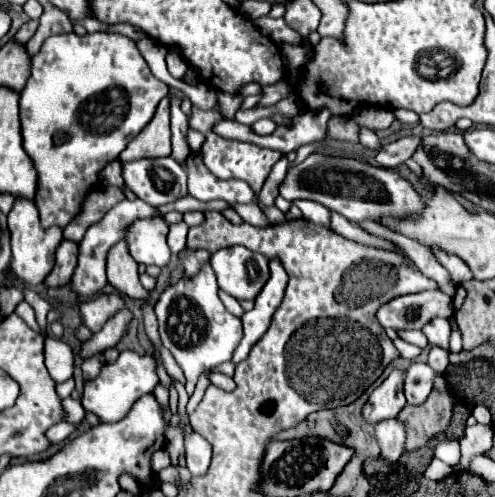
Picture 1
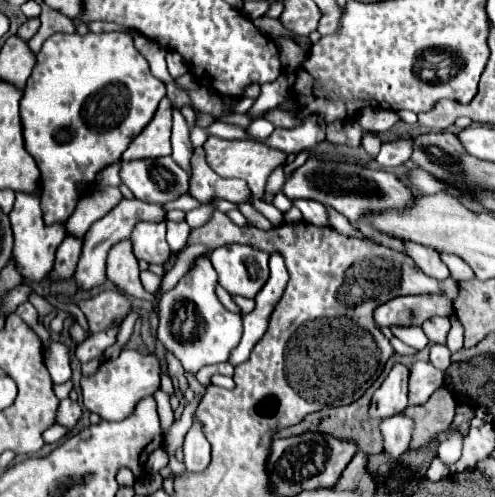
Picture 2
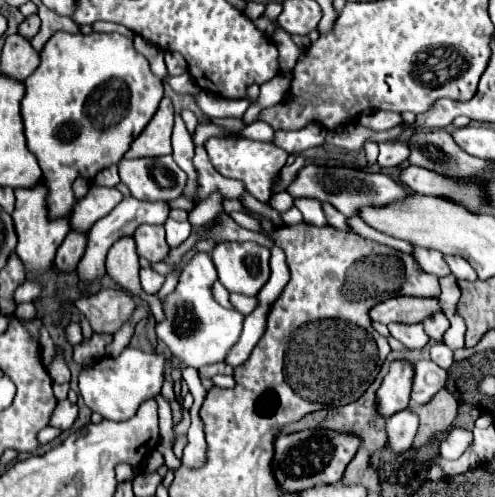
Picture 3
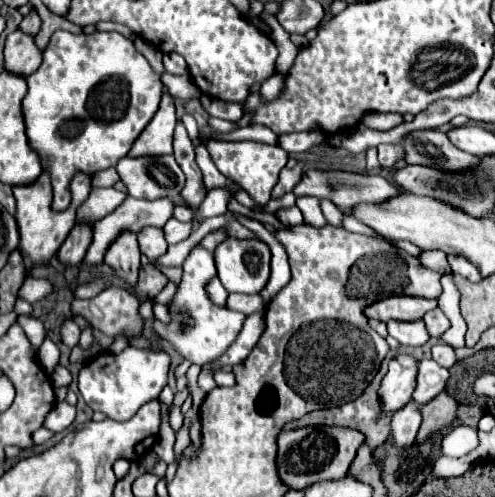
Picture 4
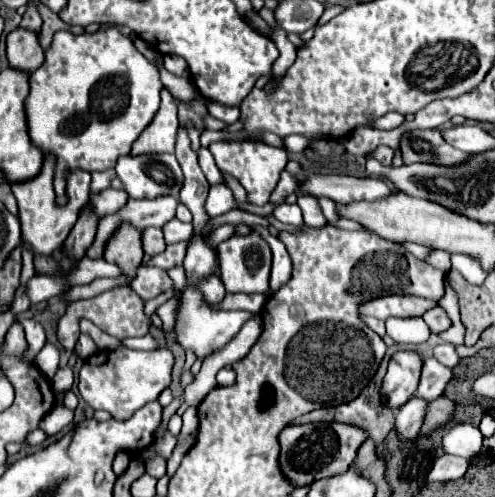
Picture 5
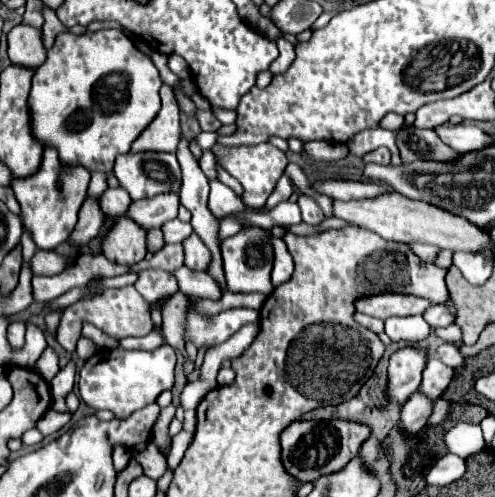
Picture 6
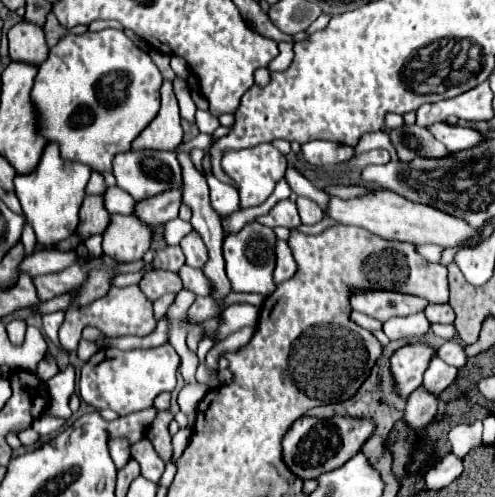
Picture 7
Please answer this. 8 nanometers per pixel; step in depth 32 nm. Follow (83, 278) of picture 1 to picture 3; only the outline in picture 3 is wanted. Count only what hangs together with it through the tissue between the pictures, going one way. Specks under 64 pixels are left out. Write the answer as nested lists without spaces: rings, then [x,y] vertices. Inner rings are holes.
[[[124,198],[108,216],[104,216],[102,220],[98,220],[90,230],[88,230],[88,244],[84,250],[84,256],[78,264],[78,278],[90,286],[94,282],[100,282],[106,276],[106,254],[110,250],[110,246],[120,240],[122,236],[132,236],[132,232],[136,230],[136,226],[140,224],[164,224],[168,220],[168,202],[144,202],[144,200],[136,200],[136,198]]]

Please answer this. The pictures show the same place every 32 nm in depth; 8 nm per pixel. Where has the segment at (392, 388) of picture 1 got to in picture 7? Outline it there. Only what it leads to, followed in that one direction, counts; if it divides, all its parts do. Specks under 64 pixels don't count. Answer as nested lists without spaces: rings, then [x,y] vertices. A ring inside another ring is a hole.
[[[408,344],[392,354],[390,372],[400,398],[408,398],[422,384],[422,374],[428,368],[430,356],[432,348],[428,344]]]

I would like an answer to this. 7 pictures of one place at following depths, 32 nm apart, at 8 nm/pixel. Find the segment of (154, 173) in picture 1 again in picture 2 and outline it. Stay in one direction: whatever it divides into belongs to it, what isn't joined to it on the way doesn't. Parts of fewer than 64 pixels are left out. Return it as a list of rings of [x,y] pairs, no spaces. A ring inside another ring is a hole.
[[[172,156],[120,162],[122,182],[138,200],[166,204],[188,192],[188,172]]]

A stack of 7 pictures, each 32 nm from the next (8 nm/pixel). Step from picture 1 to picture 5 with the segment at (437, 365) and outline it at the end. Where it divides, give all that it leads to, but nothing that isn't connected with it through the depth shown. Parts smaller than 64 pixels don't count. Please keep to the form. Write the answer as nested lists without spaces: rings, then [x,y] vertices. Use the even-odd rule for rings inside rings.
[[[440,344],[440,346],[436,346],[434,348],[434,358],[440,360],[440,364],[444,364],[448,368],[454,368],[458,364],[458,360],[460,360],[452,344]]]

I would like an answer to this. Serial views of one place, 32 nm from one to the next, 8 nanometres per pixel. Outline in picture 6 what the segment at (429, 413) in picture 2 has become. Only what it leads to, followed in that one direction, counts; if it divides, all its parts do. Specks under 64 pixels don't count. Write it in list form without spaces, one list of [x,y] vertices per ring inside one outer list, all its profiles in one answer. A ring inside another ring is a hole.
[[[438,398],[438,400],[434,400],[432,416],[428,418],[426,430],[428,430],[428,428],[432,428],[432,426],[438,426],[438,424],[442,424],[442,422],[448,418],[448,414],[450,414],[450,408],[452,408],[452,402],[448,402],[448,400],[444,400],[444,398]]]

